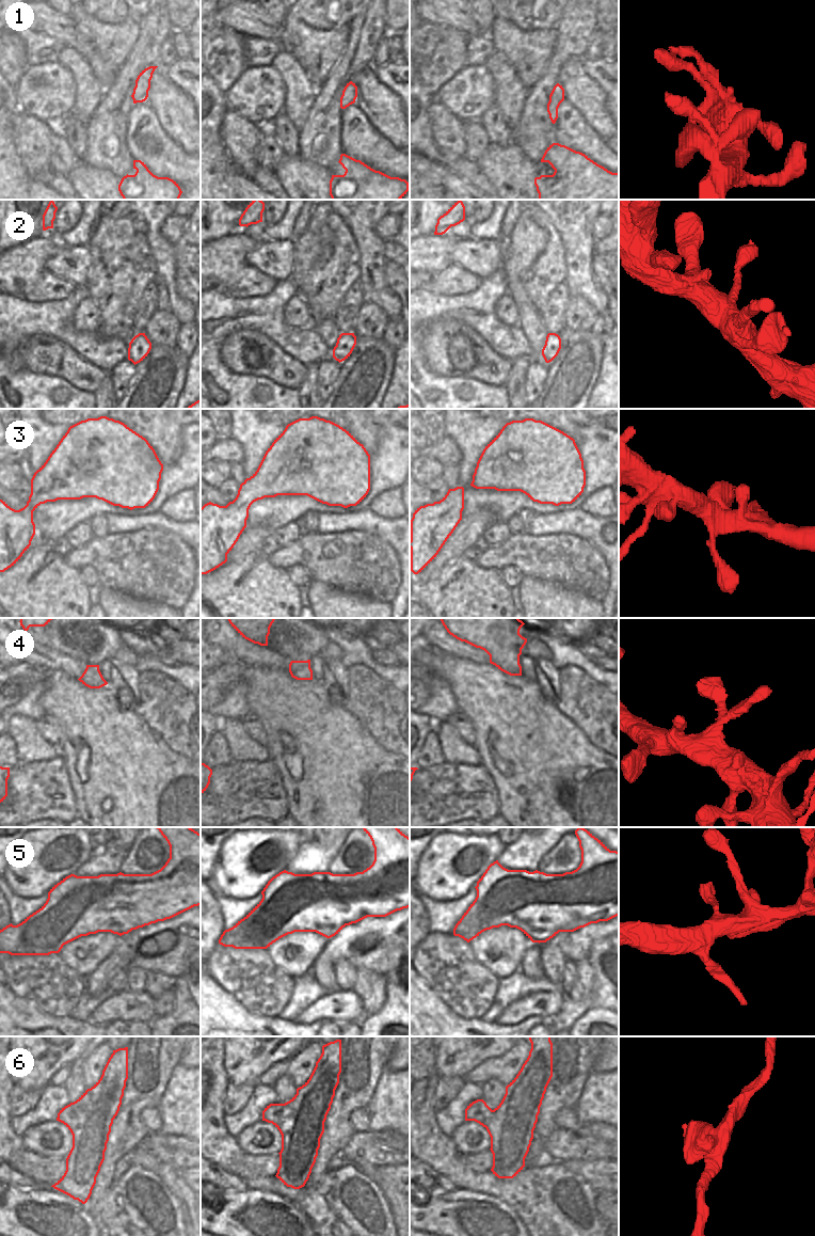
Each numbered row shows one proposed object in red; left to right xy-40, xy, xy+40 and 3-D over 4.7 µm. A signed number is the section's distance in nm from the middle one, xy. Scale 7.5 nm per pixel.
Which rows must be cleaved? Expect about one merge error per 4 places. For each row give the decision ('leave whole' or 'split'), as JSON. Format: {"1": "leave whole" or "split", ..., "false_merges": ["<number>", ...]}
{"1": "leave whole", "2": "split", "3": "leave whole", "4": "leave whole", "5": "leave whole", "6": "leave whole", "false_merges": ["2"]}

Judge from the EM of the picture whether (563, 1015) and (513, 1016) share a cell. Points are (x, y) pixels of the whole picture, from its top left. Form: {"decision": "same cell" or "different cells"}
{"decision": "different cells"}

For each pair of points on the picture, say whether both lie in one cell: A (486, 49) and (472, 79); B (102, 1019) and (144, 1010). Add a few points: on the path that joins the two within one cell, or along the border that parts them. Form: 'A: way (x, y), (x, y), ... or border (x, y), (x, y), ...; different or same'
A: border (466, 65), (482, 66); different
B: way (113, 1010), (133, 1010); same

